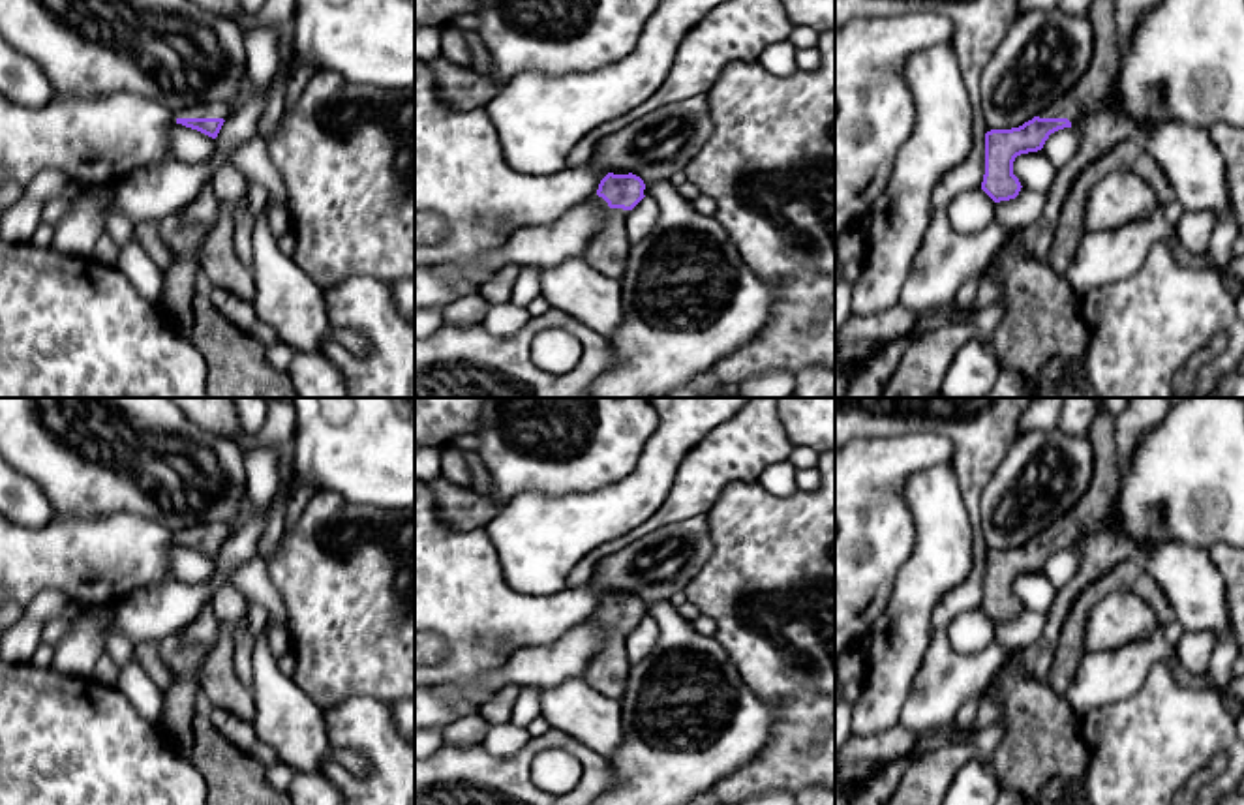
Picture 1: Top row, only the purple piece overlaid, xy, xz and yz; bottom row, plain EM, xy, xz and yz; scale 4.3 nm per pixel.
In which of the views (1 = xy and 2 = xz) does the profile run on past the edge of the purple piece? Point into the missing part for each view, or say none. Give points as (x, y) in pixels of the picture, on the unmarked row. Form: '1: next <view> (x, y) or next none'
1: next xy (212, 530)
2: next xz (608, 670)

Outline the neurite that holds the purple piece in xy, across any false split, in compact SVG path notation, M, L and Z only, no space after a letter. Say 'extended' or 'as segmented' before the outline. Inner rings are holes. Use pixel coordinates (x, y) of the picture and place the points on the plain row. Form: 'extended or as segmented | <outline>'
extended | M208 522L174 533L176 544L197 550L212 559L218 557L229 531L220 522Z

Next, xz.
extended | M608 593L600 600L595 619L606 627L606 638L582 676L599 694L614 700L623 696L632 666L627 657L627 636L644 617L645 604L632 593Z

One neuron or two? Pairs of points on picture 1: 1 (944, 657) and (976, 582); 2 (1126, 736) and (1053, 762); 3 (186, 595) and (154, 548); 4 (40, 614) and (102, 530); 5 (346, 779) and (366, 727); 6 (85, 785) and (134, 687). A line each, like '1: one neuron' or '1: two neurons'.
1: one neuron
2: two neurons
3: two neurons
4: two neurons
5: one neuron
6: two neurons

